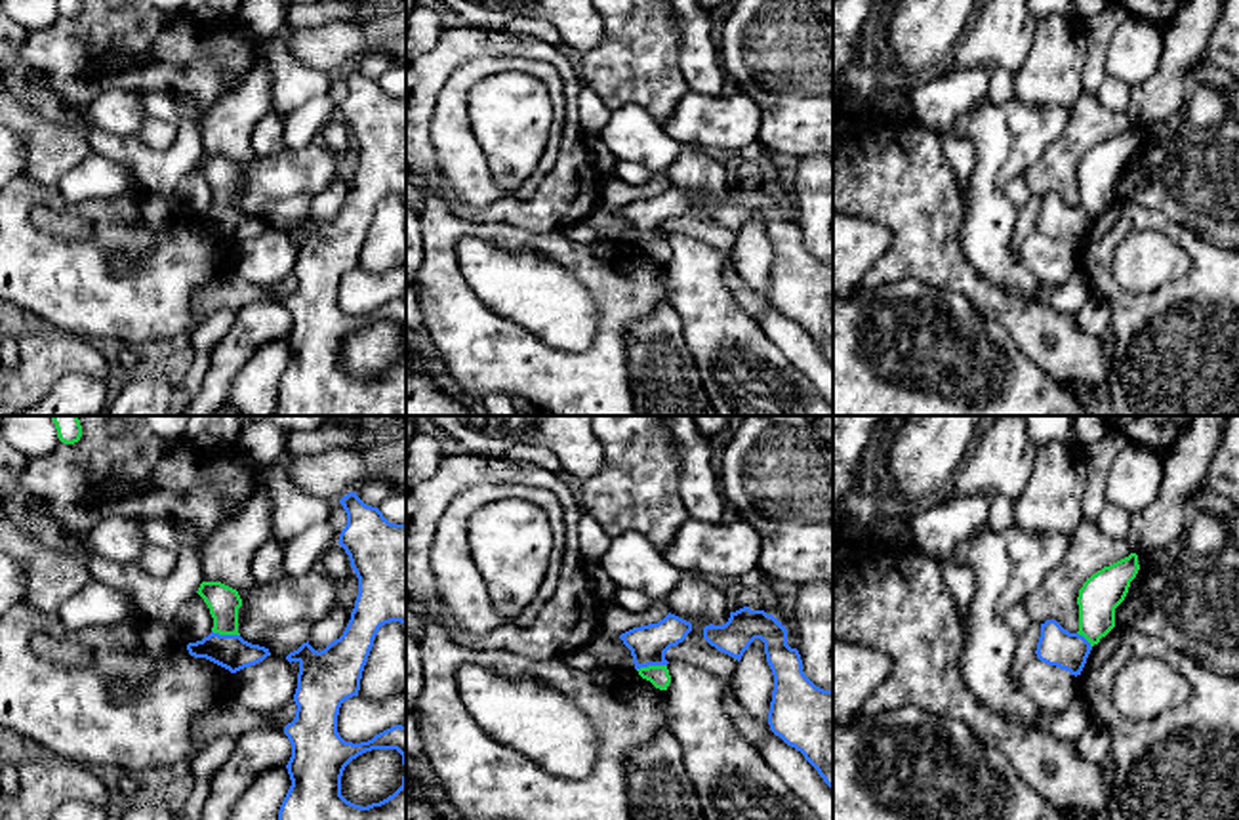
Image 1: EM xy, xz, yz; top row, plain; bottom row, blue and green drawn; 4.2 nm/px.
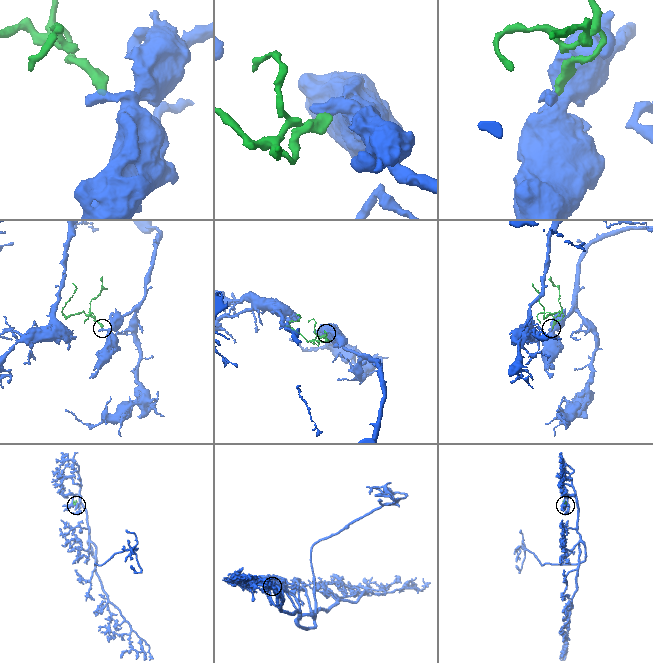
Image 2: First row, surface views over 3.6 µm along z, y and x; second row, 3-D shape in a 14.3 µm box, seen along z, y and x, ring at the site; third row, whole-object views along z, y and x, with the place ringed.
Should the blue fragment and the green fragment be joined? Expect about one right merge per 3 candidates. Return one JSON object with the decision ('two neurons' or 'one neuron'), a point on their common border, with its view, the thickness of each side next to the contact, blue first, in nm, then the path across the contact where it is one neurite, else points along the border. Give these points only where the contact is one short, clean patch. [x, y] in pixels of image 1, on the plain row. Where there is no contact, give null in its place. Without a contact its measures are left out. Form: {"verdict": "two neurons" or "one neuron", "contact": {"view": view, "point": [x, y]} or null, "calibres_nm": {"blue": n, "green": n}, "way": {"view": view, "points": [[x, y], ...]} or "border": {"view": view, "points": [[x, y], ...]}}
{"verdict": "two neurons", "contact": {"view": "xz", "point": [650, 237]}, "calibres_nm": {"blue": 160, "green": 90}, "border": {"view": "xz", "points": [[666, 237], [649, 237], [637, 243]]}}

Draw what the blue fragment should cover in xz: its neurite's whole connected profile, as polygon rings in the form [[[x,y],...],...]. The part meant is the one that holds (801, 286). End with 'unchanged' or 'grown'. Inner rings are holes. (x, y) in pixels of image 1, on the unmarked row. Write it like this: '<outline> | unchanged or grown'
[[[743,179],[730,185],[722,198],[705,198],[703,212],[717,223],[741,233],[755,212],[764,215],[766,235],[774,248],[774,263],[768,284],[770,303],[787,318],[795,320],[818,343],[823,355],[833,362],[833,263],[816,259],[802,244],[802,233],[797,221],[787,217],[785,198],[764,183]]] | unchanged

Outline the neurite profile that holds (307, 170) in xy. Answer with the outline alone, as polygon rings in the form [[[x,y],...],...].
[[[318,141],[257,158],[246,172],[248,196],[240,210],[267,221],[267,200],[318,196],[335,179],[337,160],[339,156]]]

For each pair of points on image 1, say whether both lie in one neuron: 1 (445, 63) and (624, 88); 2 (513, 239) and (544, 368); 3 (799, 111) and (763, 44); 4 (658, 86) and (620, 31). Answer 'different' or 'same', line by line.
1: different
2: same
3: same
4: same

